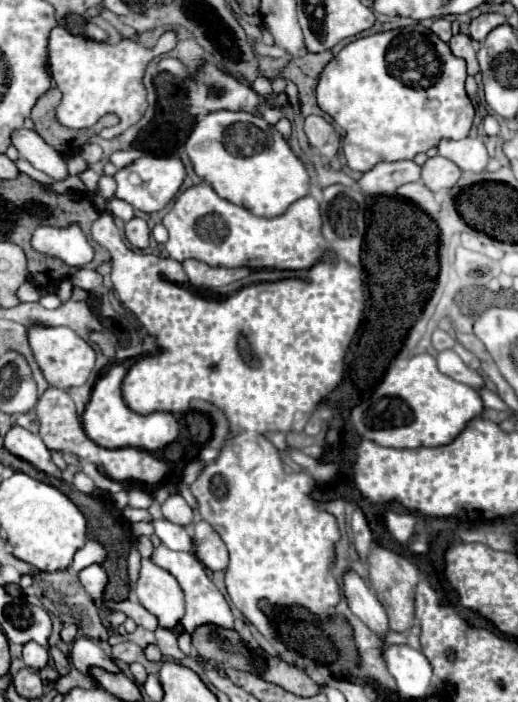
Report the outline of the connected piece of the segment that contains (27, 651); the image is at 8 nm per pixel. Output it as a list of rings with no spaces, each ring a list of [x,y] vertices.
[[[28,641],[24,645],[24,663],[30,669],[42,669],[48,663],[48,649],[42,645],[36,645],[34,641]]]

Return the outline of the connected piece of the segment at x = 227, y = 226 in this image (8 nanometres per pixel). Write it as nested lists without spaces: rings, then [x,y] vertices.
[[[202,183],[176,199],[174,207],[164,215],[162,225],[168,229],[164,247],[174,261],[198,259],[226,269],[310,269],[328,247],[322,237],[320,207],[310,195],[292,203],[284,215],[266,219],[222,199],[210,185]]]

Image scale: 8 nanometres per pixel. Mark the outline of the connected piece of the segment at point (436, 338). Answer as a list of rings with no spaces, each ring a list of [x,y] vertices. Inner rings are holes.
[[[436,329],[434,335],[432,335],[432,343],[438,351],[444,351],[444,349],[452,349],[456,345],[456,339],[450,333],[446,333],[442,329]]]

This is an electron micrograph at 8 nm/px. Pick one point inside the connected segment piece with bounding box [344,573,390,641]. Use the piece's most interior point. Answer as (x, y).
(364, 605)

